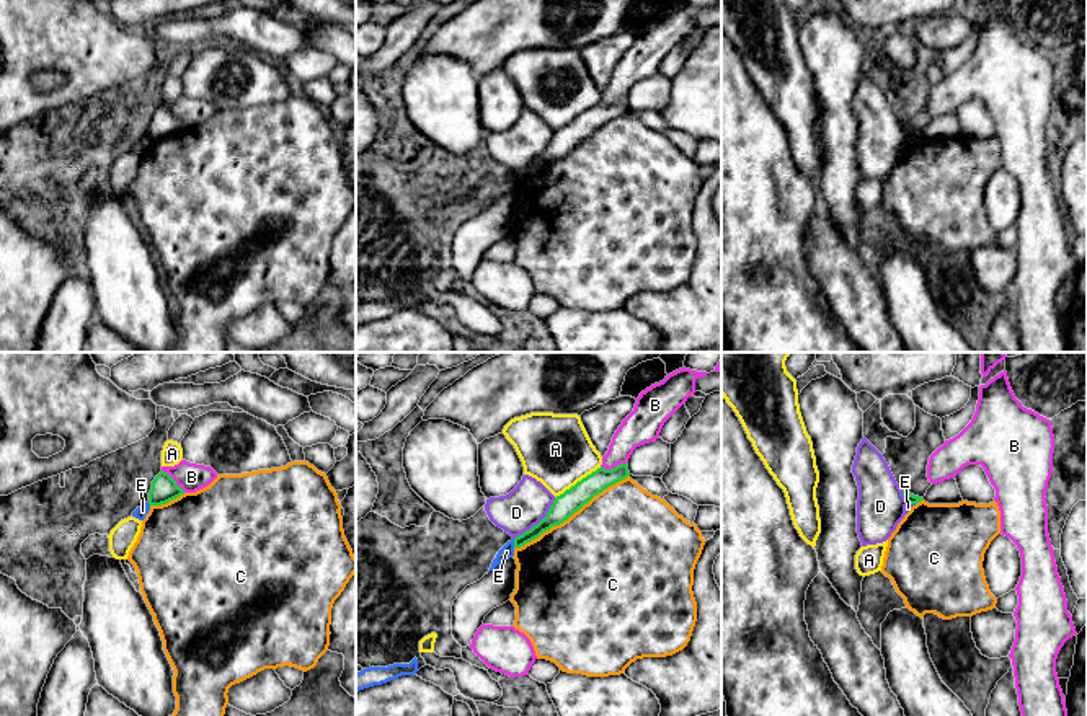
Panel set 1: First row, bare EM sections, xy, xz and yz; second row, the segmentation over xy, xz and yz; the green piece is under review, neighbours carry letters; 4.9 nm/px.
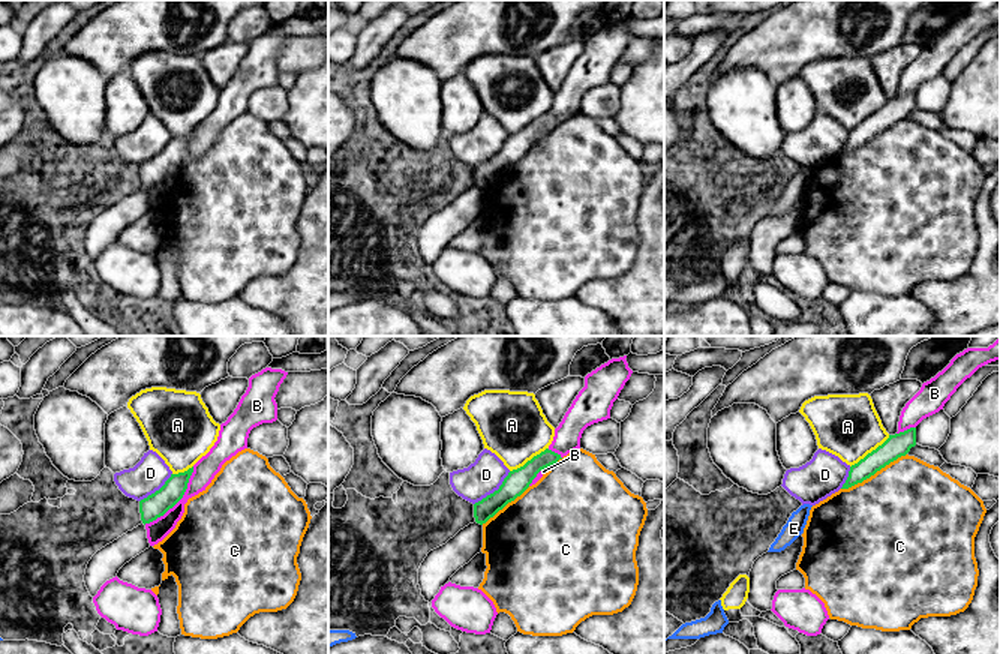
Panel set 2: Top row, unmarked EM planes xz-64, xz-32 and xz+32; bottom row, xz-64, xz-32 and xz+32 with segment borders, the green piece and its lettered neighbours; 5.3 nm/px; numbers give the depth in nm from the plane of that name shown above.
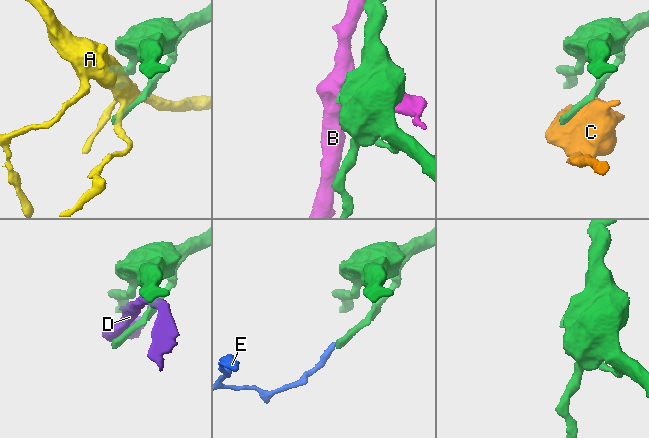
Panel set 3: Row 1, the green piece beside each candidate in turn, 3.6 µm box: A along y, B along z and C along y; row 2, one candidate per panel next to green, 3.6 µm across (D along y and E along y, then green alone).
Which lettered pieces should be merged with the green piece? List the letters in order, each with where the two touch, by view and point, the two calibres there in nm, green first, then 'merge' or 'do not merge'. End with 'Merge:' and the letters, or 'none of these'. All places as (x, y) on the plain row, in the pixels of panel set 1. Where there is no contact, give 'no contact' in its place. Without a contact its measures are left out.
A: xz (578, 116) | 120/360 nm | do not merge
B: xz (616, 101) | 110/180 nm | do not merge
C: xz (570, 150) | 120/500 nm | do not merge
D: xz (539, 157) | 120/200 nm | do not merge
E: xz (514, 178) | 90/70 nm | do not merge
Merge: none of these

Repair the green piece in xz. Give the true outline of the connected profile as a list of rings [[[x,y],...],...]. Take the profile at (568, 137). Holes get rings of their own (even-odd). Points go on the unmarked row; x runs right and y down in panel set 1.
[[[620,98],[612,104],[597,103],[575,121],[557,130],[550,140],[547,150],[534,160],[530,165],[514,173],[514,183],[521,183],[526,178],[539,173],[544,166],[568,155],[594,130],[607,124],[609,121],[625,114],[630,109],[628,98]]]

